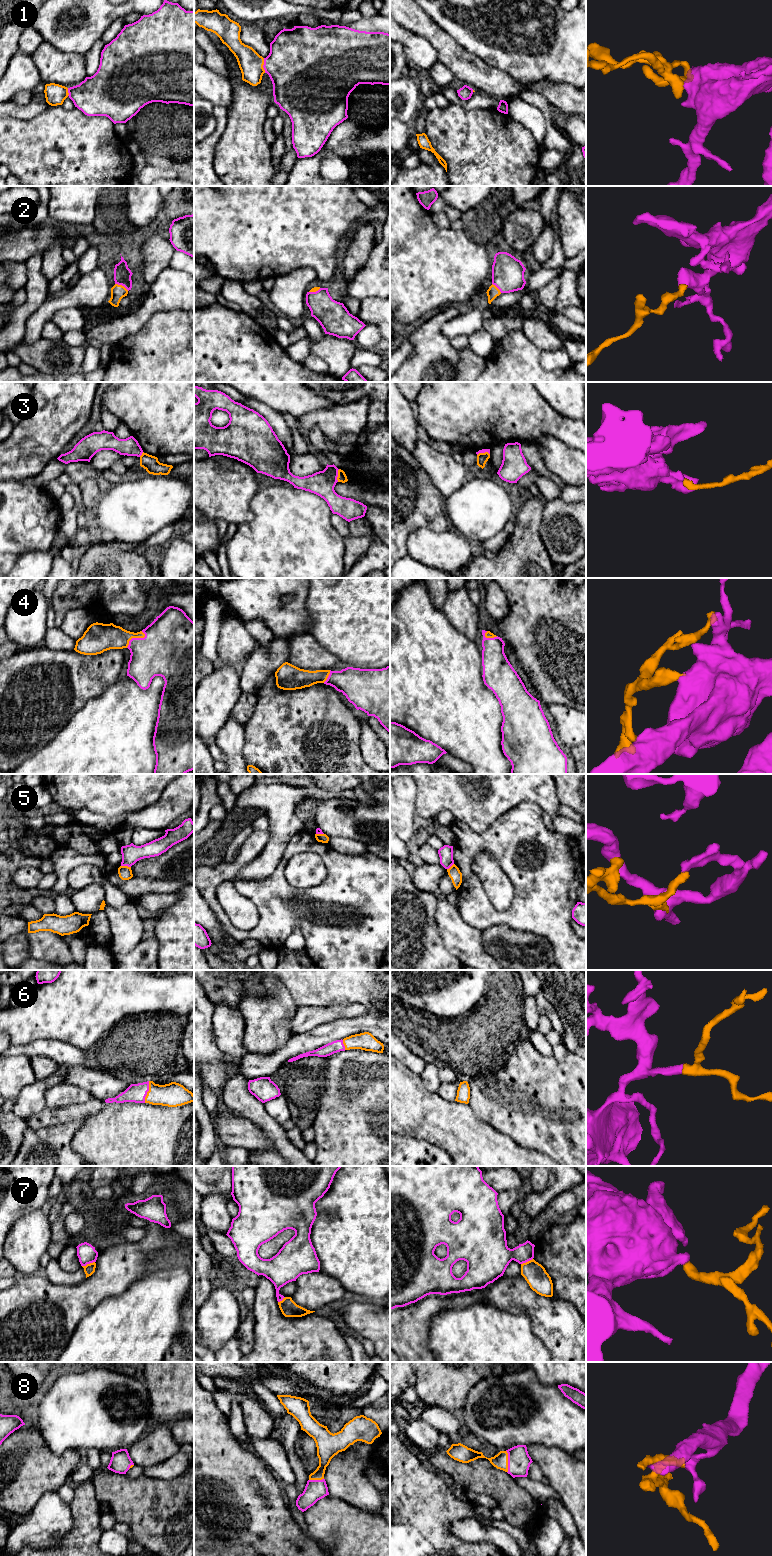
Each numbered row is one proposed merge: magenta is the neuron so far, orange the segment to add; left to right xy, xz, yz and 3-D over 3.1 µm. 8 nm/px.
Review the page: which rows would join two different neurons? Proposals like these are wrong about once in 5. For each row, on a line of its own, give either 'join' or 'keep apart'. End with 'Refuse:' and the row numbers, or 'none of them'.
1: join
2: join
3: keep apart
4: join
5: keep apart
6: join
7: keep apart
8: join
Refuse: 3, 5, 7

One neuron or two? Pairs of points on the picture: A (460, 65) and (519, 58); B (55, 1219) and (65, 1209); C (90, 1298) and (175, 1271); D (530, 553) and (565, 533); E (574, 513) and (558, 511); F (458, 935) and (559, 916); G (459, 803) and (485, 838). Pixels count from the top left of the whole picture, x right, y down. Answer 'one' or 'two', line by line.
A: two
B: one
C: two
D: two
E: one
F: two
G: two

